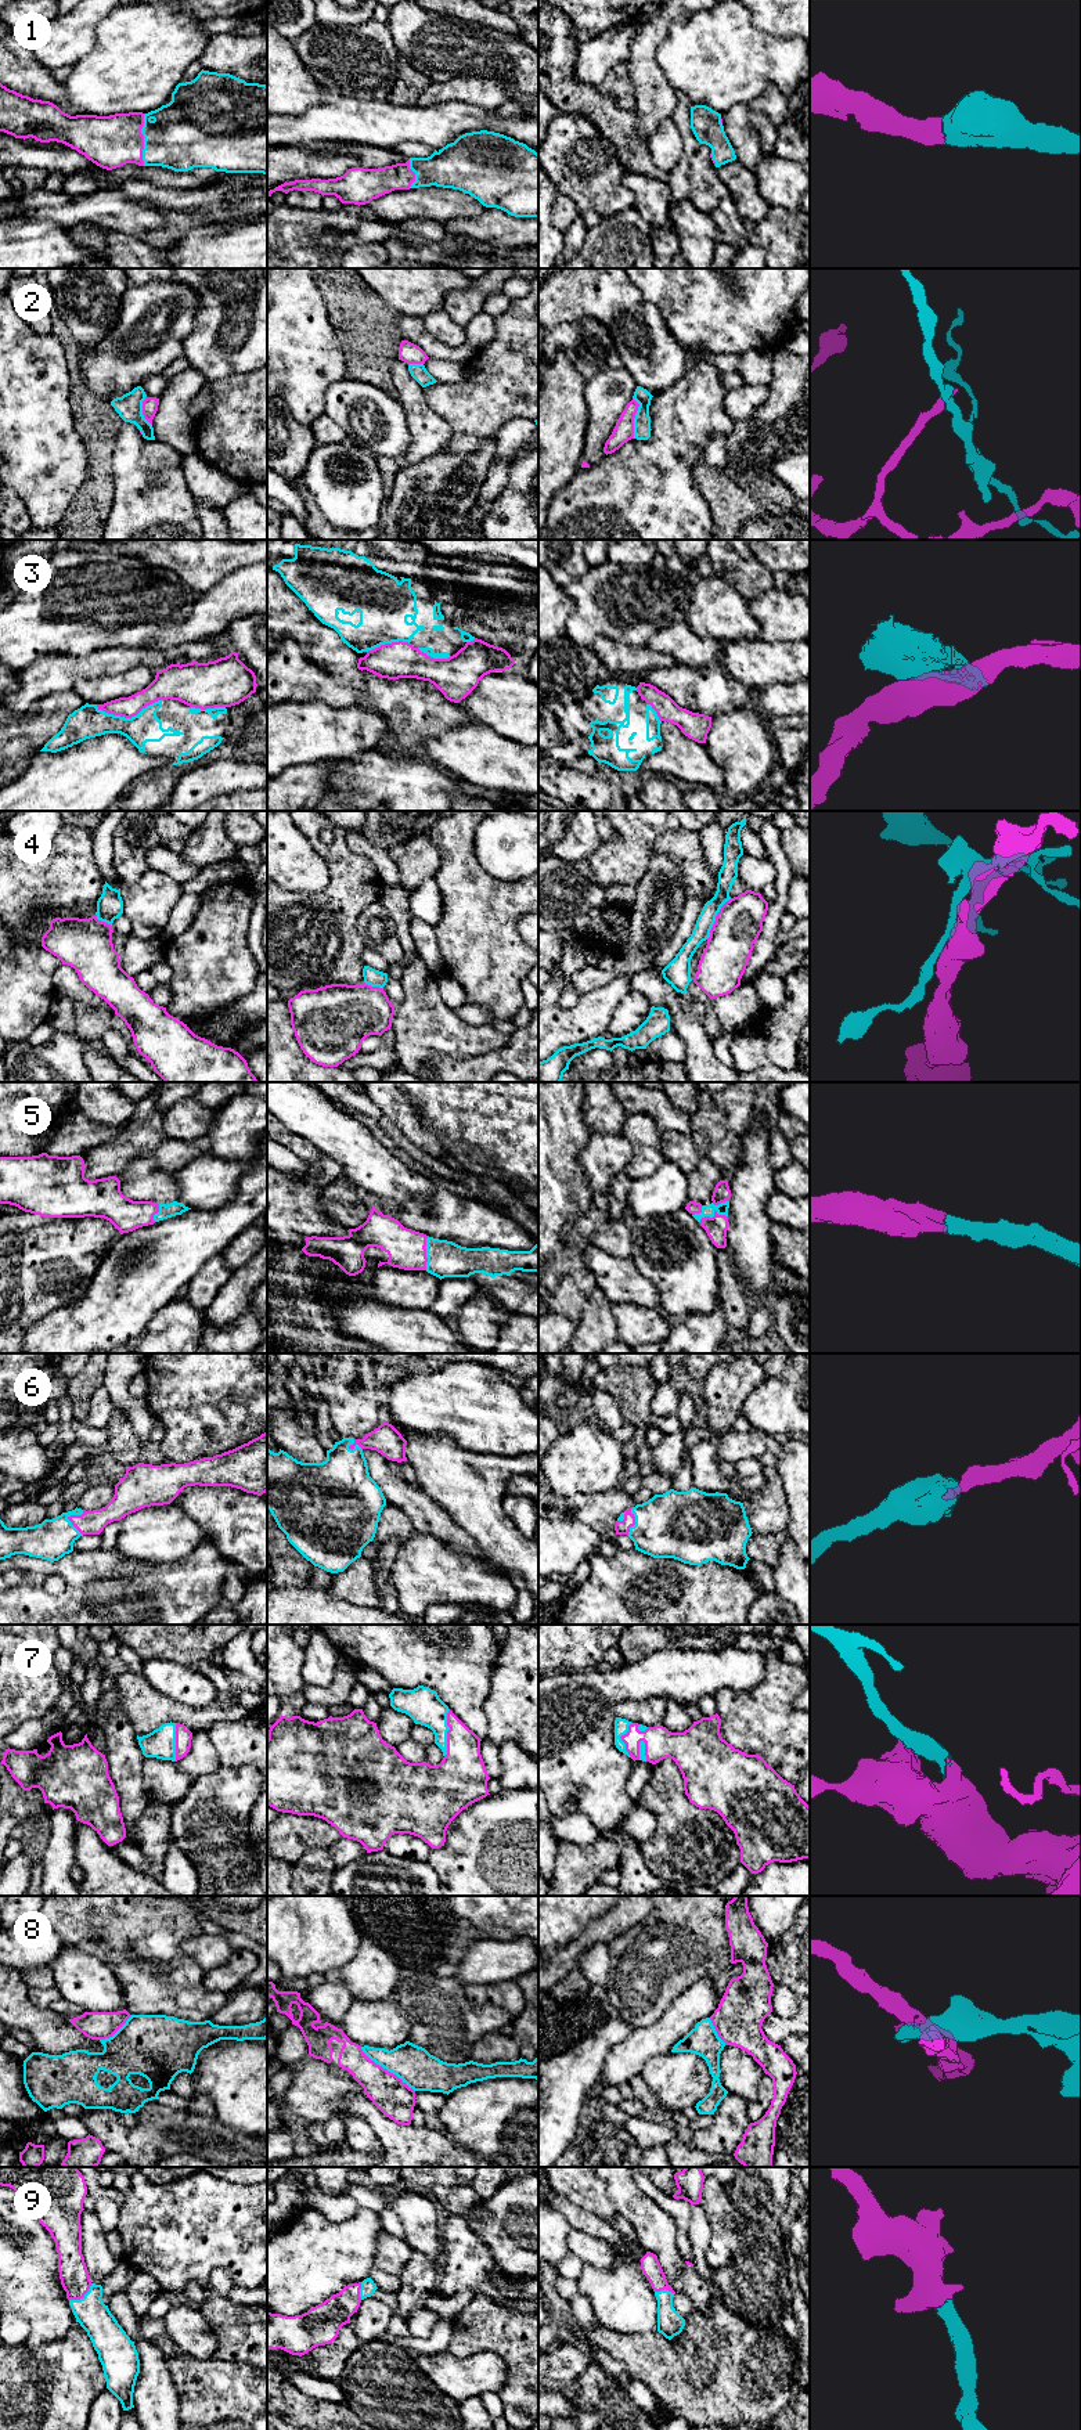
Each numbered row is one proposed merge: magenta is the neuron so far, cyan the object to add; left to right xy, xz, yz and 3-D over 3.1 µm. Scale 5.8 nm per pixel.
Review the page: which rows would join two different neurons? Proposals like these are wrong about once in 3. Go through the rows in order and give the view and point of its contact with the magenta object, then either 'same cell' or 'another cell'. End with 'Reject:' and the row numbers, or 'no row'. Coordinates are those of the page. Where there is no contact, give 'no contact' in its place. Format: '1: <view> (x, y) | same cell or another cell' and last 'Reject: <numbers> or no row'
1: xy (143, 140) | same cell
2: yz (634, 417) | another cell
3: xy (128, 717) | another cell
4: yz (716, 918) | another cell
5: yz (713, 1217) | same cell
6: xy (68, 1518) | same cell
7: xz (447, 1733) | same cell
8: xz (385, 2069) | another cell
9: xy (82, 2297) | same cell
Reject: 2, 3, 4, 8

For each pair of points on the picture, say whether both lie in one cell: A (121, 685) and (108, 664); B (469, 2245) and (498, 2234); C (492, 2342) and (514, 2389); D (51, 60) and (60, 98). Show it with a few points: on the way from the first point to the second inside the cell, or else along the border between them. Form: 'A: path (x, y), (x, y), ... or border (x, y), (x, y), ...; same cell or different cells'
A: border (146, 666), (134, 666), (121, 673), (82, 680); different cells
B: border (462, 2216), (487, 2246), (500, 2267); different cells
C: path (504, 2351), (514, 2361), (514, 2376); same cell
D: border (32, 54), (51, 69); different cells

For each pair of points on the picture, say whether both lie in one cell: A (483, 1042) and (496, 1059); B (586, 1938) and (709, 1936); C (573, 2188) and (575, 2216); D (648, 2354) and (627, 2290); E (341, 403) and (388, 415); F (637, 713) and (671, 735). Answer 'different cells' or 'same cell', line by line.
A: different cells
B: different cells
C: different cells
D: different cells
E: same cell
F: different cells

